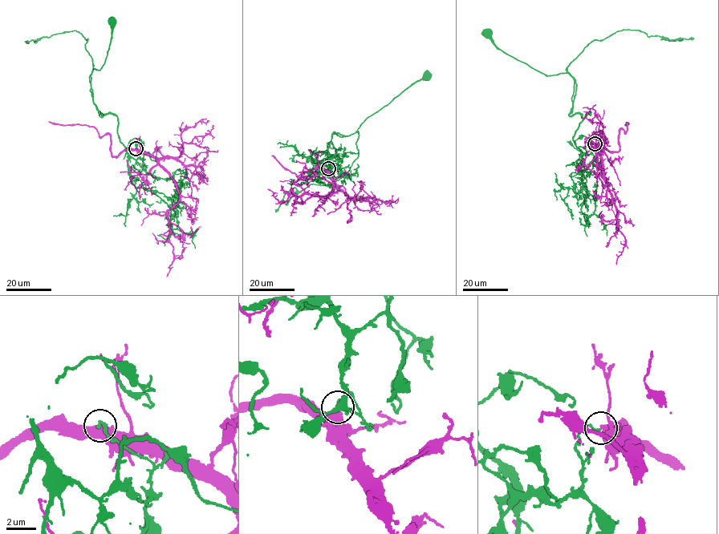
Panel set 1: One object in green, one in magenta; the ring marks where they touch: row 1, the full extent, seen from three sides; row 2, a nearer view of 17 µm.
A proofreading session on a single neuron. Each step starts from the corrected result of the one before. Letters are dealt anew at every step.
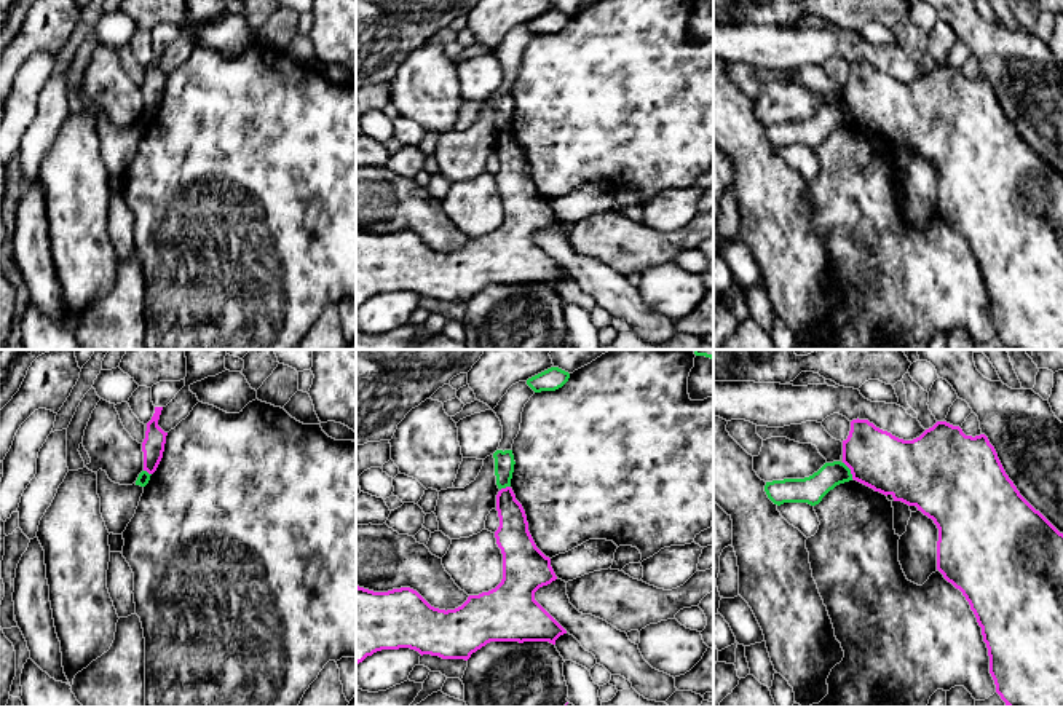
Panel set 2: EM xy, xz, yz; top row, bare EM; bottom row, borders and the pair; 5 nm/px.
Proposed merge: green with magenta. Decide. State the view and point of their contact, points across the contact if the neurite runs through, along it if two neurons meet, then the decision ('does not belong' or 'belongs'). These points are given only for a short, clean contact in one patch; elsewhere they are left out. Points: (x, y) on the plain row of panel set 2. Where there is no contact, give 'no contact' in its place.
contact yz (849, 112); border yz (843, 104), (853, 120); does not belong

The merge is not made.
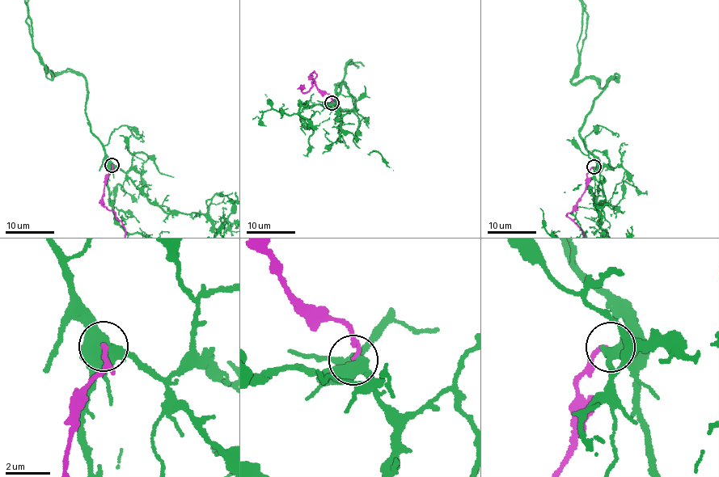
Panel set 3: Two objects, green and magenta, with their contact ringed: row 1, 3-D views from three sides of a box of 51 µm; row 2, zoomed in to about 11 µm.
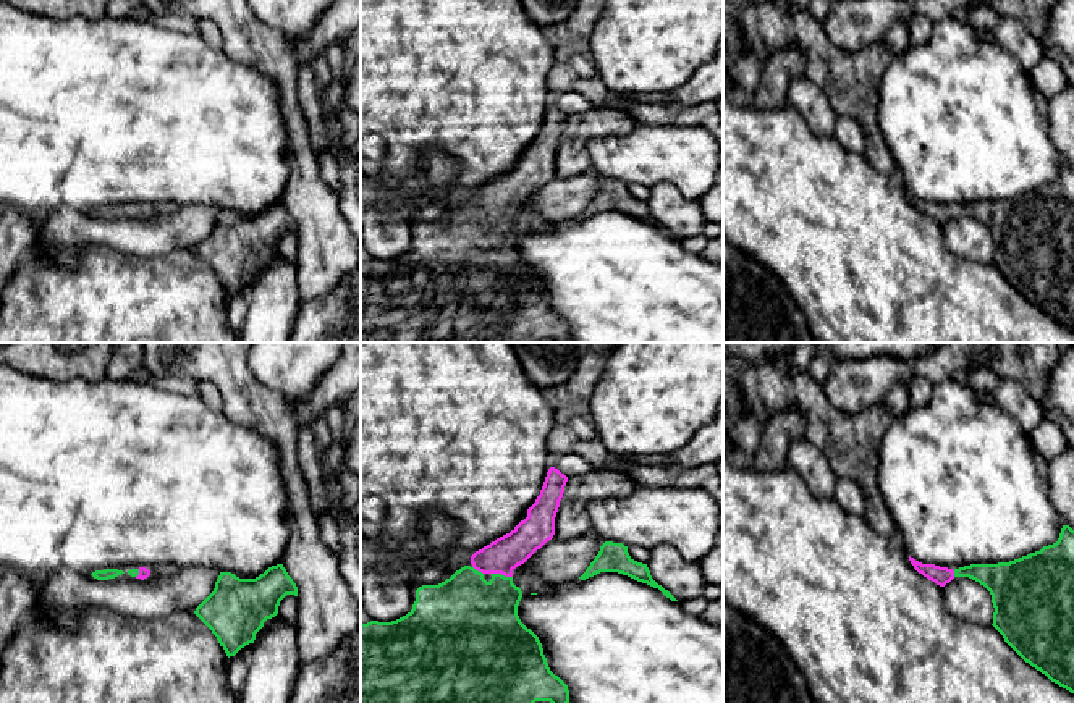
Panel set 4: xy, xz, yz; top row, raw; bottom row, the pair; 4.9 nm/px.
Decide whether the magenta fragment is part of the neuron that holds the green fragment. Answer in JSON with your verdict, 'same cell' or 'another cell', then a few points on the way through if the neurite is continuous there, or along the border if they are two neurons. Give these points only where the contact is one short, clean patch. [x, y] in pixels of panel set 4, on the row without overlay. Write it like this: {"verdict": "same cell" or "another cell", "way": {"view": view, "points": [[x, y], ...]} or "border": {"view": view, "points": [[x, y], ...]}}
{"verdict": "same cell", "way": {"view": "xz", "points": [[479, 257], [500, 235], [500, 212], [500, 196], [503, 193]]}}

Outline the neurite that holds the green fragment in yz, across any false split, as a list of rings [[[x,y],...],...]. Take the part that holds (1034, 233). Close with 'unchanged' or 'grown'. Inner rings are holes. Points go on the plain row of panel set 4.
[[[1063,163],[1056,181],[1019,197],[998,202],[970,202],[959,207],[922,202],[909,194],[914,207],[940,225],[954,215],[983,223],[995,246],[993,265],[1004,280],[1051,320],[1074,331],[1074,168]]]; grown

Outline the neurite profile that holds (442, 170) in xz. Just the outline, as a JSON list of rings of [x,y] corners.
[[[435,149],[424,152],[425,157],[425,183],[427,191],[414,197],[404,199],[414,210],[425,205],[451,205],[450,217],[456,208],[471,204],[471,194],[456,189],[456,178],[459,175],[459,163],[448,154]]]

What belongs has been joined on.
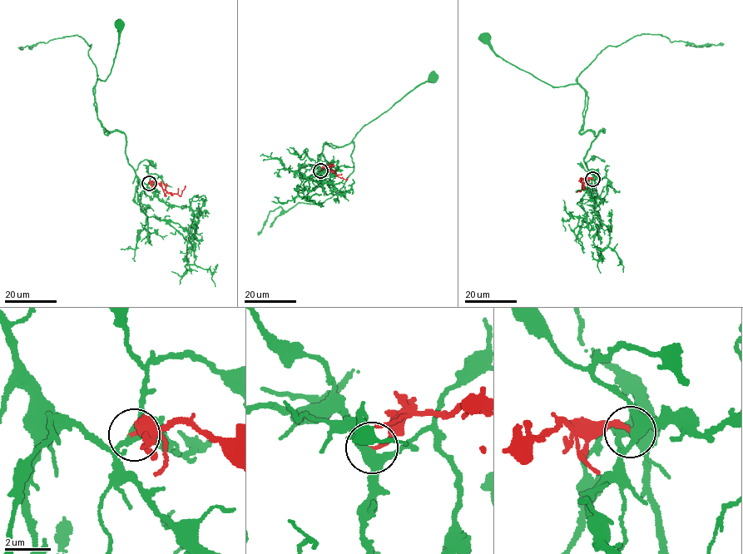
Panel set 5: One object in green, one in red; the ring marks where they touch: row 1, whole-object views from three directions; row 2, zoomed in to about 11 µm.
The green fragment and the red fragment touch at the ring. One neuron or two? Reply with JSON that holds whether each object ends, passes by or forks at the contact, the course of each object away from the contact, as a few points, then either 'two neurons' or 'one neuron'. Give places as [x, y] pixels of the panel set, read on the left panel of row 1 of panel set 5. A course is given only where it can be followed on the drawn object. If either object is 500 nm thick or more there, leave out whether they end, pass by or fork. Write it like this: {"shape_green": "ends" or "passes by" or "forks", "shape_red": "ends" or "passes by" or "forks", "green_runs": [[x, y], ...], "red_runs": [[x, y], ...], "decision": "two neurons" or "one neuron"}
{"shape_green": "forks", "shape_red": "ends", "green_runs": [[149, 182], [128, 161], [126, 135], [106, 131], [107, 135], [96, 115], [95, 86], [110, 74], [120, 25]], "red_runs": [[149, 182], [156, 182], [168, 193], [179, 195], [185, 185]], "decision": "one neuron"}

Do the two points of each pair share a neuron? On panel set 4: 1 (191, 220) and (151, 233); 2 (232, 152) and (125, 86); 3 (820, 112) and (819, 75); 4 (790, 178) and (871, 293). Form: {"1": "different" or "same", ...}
{"1": "same", "2": "same", "3": "different", "4": "same"}

